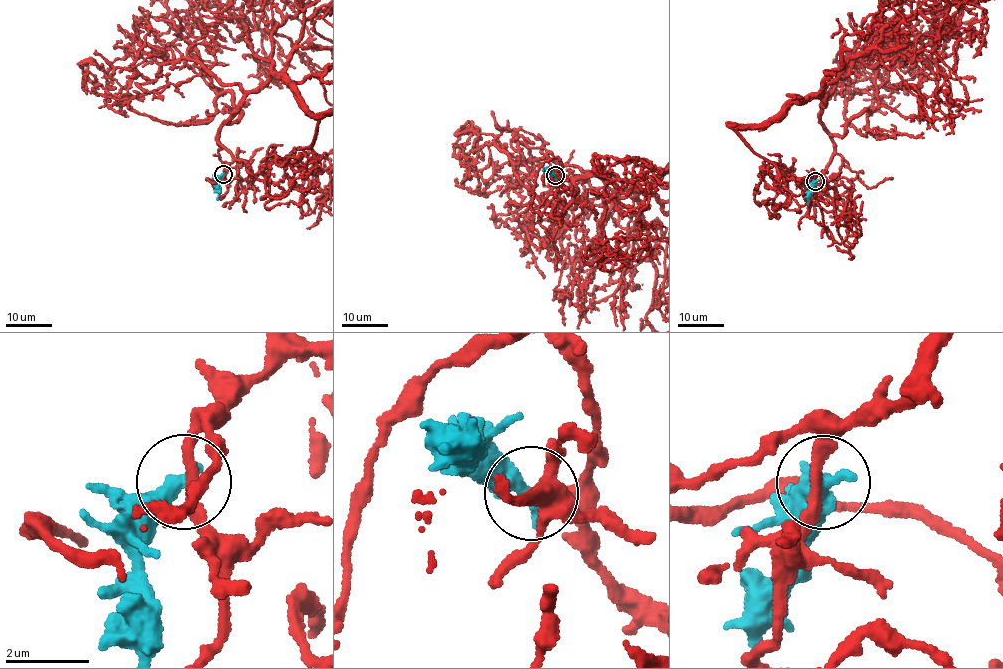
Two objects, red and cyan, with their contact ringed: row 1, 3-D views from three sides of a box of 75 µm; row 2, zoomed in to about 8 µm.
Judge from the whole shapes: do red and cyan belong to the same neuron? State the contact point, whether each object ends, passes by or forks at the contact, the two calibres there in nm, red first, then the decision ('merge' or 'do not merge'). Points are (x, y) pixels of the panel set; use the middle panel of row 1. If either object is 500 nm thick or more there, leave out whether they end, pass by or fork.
(555, 175) | red passes by | cyan ends | 280/480 nm | do not merge

